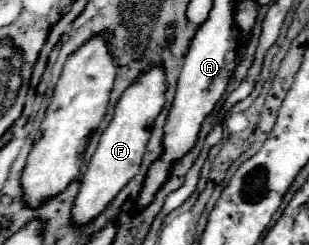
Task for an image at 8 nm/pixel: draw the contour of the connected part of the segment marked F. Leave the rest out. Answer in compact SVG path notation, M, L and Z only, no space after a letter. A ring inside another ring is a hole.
M161 64L151 66L149 70L141 72L121 94L117 106L115 106L115 116L109 122L109 126L103 130L99 146L87 166L87 172L81 182L81 190L75 198L73 206L73 222L75 224L87 224L95 216L99 216L105 206L117 196L117 192L137 174L141 166L141 158L153 128L155 118L163 110L165 104L165 68Z

